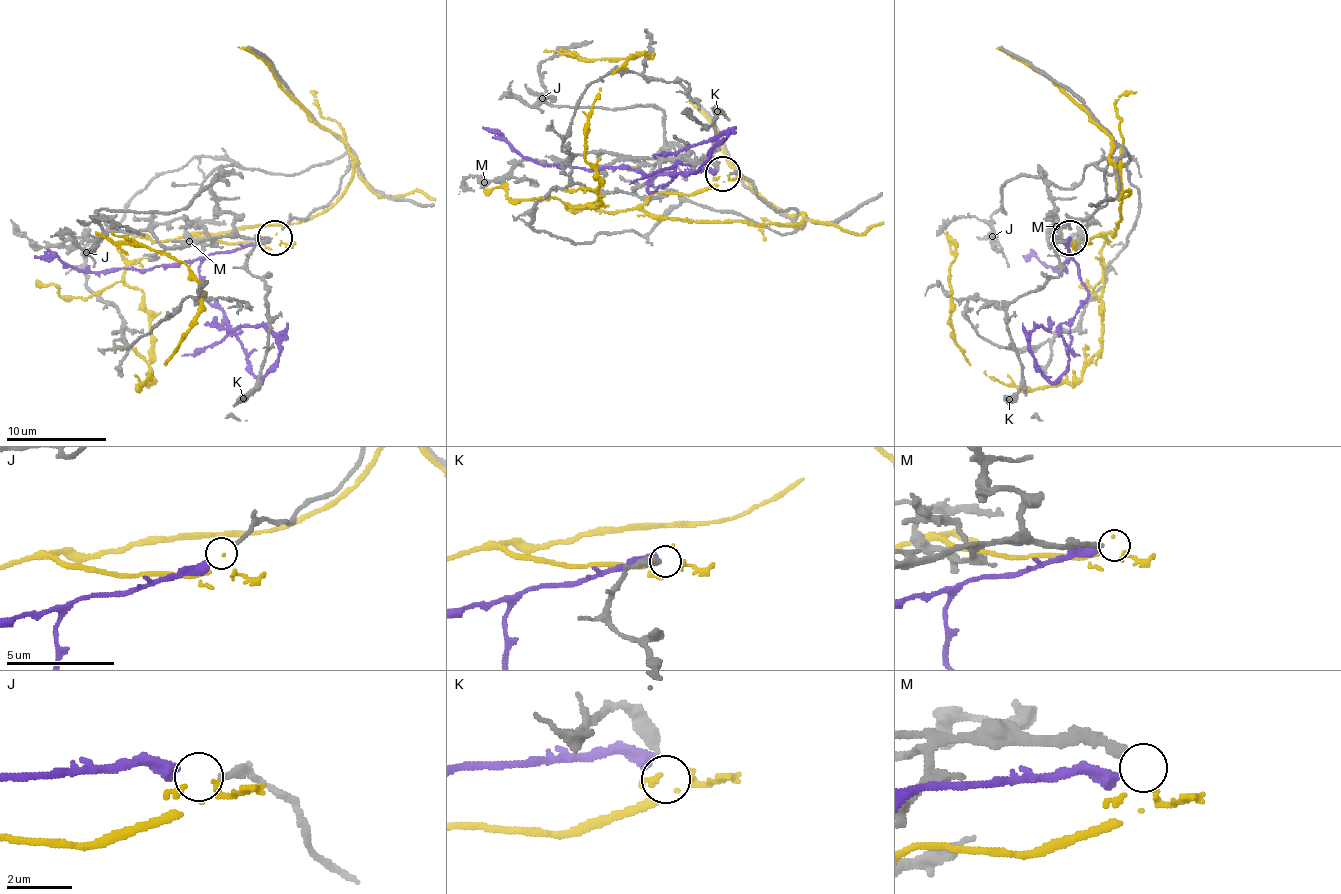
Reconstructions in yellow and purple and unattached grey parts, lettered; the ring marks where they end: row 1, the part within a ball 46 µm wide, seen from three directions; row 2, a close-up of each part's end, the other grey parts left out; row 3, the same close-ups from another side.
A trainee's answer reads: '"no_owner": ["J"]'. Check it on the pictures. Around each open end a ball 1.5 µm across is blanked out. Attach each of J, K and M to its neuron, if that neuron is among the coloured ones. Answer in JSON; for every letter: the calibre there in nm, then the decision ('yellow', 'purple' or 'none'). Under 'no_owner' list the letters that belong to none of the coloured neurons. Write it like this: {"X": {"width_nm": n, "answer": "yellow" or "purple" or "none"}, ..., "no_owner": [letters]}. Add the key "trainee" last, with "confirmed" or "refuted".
{"J": {"width_nm": 220, "answer": "purple"}, "K": {"width_nm": 360, "answer": "yellow"}, "M": {"width_nm": 240, "answer": "none"}, "no_owner": ["M"], "trainee": "refuted"}

